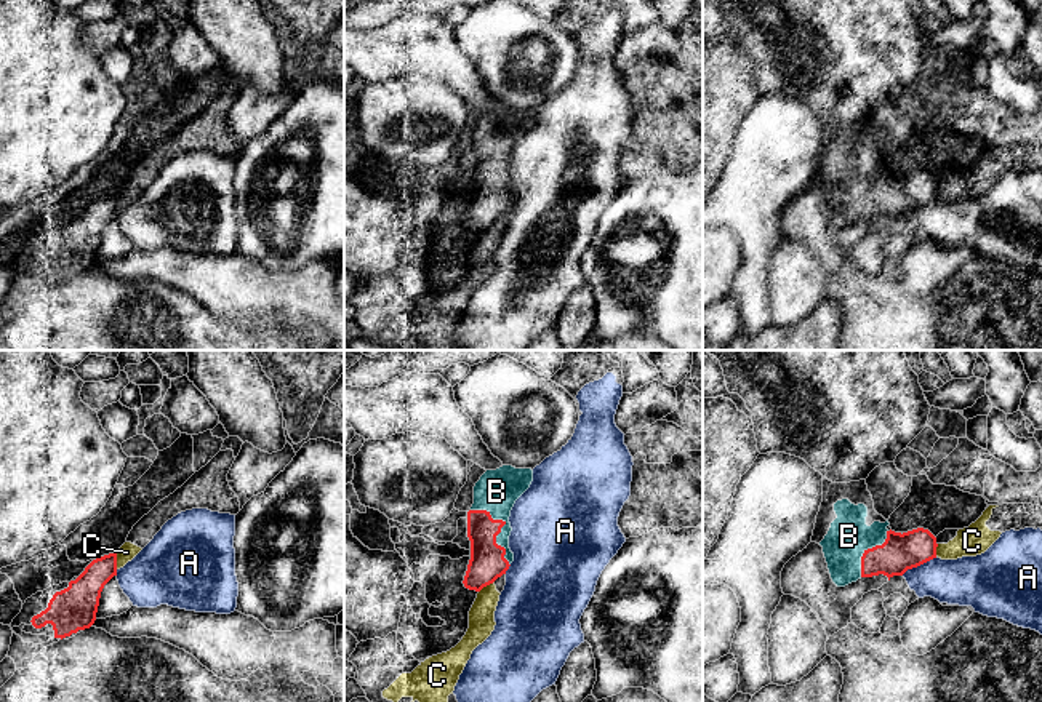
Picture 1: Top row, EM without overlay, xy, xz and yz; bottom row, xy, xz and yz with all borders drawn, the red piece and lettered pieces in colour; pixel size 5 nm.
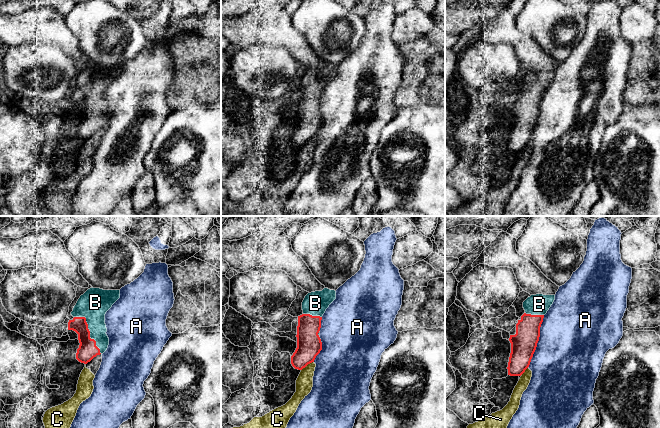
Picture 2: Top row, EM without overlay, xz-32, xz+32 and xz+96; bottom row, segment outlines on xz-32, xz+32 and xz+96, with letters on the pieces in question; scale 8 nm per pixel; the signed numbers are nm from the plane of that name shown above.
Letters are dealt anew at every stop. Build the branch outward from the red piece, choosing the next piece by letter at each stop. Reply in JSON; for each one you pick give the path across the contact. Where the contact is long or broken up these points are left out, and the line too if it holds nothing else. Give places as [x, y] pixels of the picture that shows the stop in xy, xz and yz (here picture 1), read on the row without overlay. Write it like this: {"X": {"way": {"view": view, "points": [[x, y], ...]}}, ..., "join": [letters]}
{"join": ["B"]}

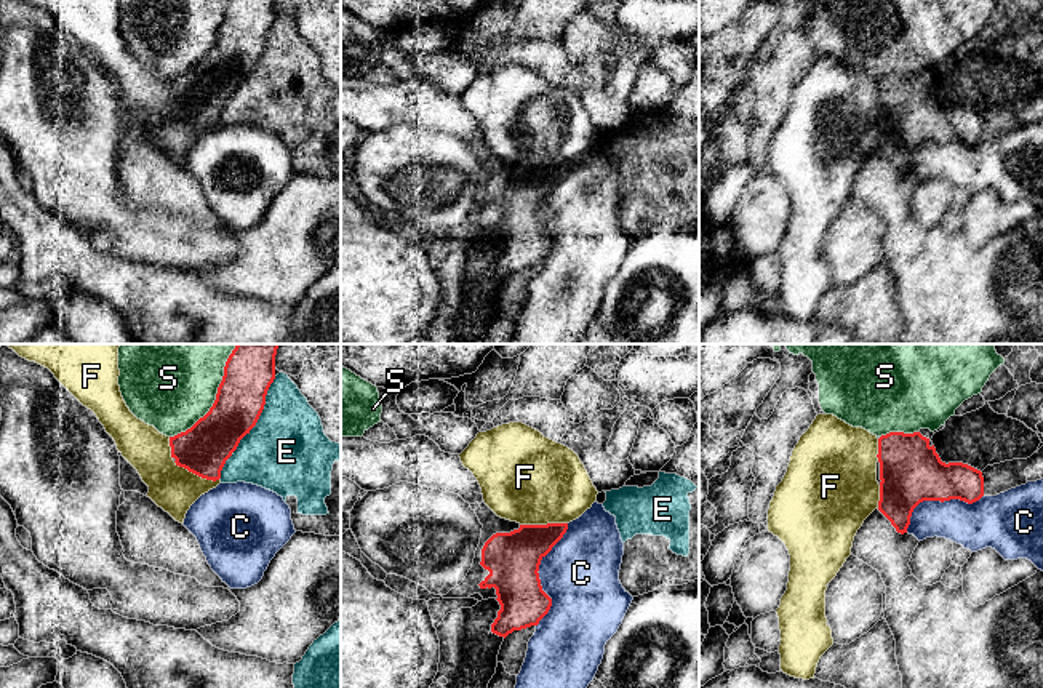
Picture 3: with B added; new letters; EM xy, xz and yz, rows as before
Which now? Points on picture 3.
{"join": []}

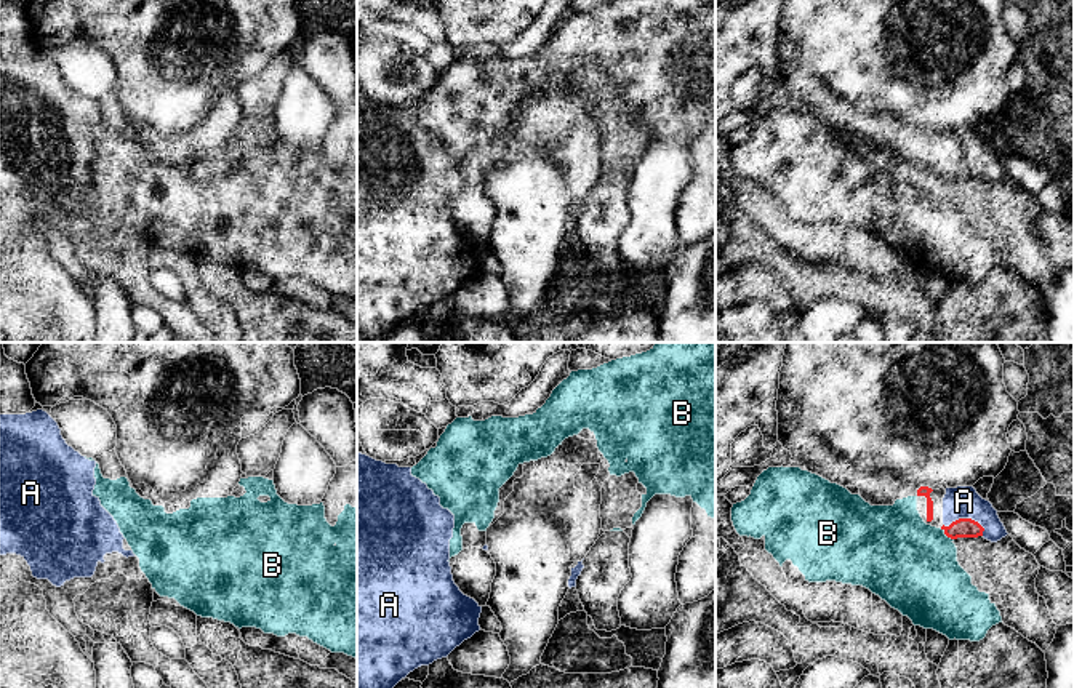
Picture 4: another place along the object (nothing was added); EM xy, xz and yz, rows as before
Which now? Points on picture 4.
{"join": []}

